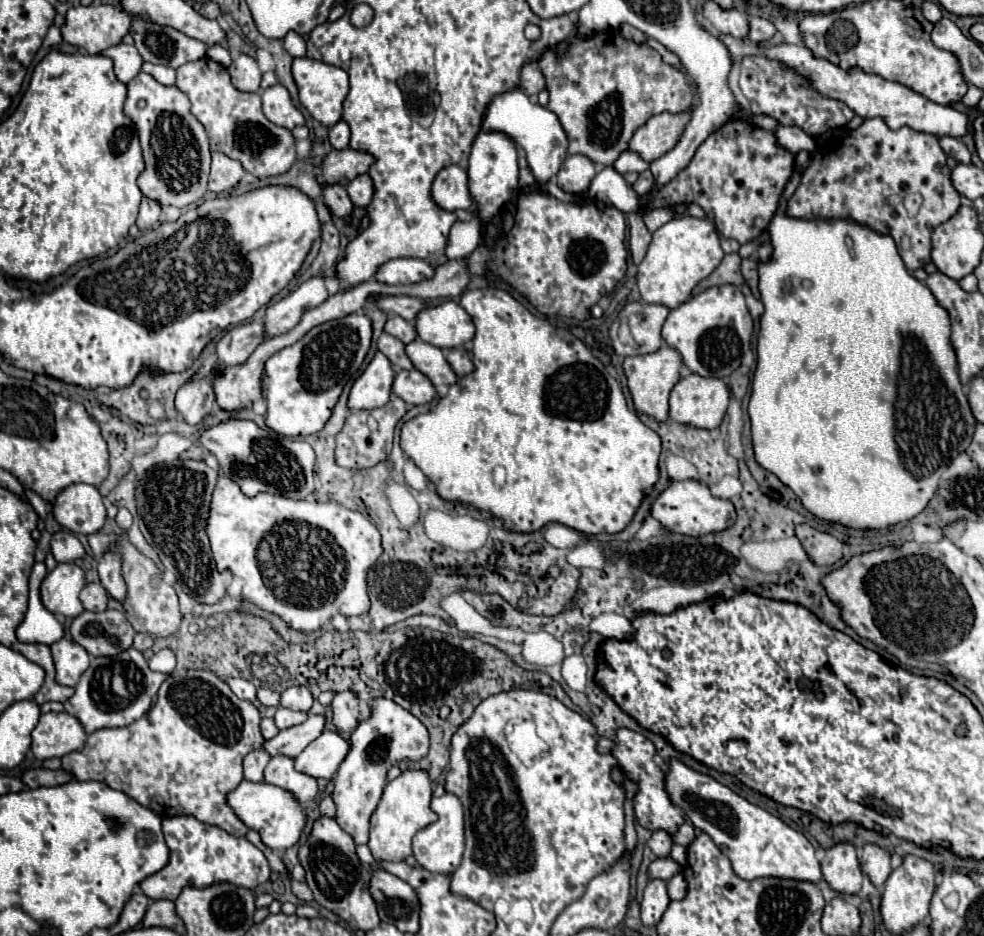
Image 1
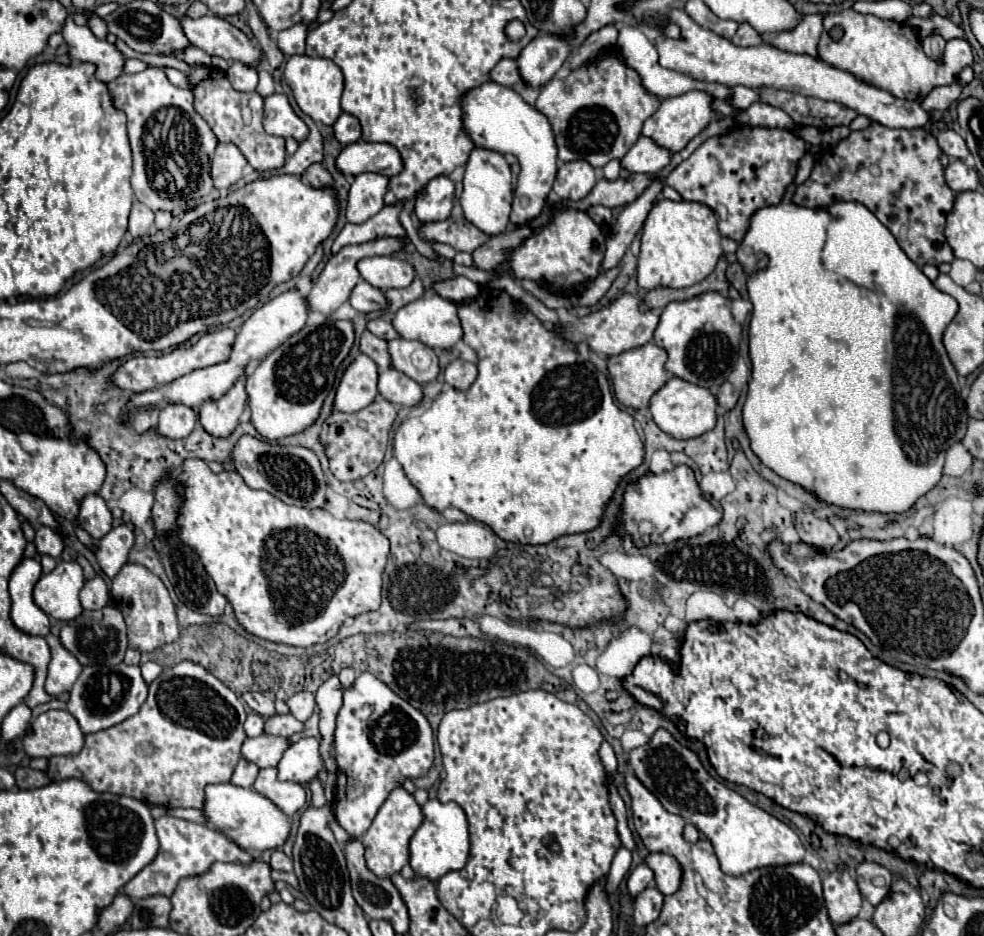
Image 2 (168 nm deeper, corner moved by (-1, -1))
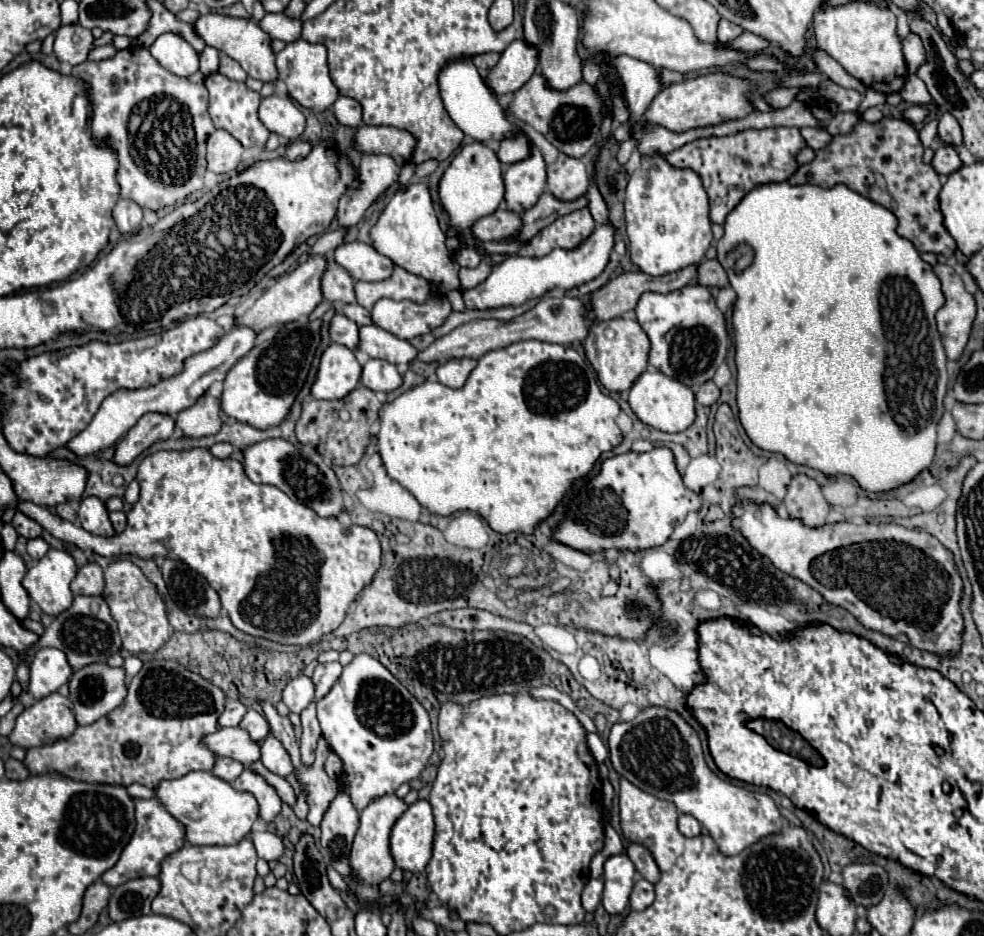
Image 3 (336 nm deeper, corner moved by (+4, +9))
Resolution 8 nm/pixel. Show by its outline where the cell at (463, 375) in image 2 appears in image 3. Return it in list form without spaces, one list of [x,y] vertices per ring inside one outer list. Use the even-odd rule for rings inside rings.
[[[450,359],[450,363],[438,365],[436,375],[442,385],[452,387],[452,389],[460,389],[466,383],[466,379],[474,367],[476,367],[474,359]]]

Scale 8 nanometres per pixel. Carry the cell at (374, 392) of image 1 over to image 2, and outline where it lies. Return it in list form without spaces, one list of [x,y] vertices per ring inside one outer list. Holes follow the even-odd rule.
[[[359,355],[345,371],[337,395],[335,395],[335,409],[345,413],[355,413],[367,405],[371,405],[377,397],[377,365],[367,355]]]

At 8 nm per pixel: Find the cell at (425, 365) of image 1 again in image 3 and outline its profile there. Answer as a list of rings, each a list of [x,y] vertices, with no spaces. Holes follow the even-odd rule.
[[[376,325],[358,327],[358,349],[394,365],[408,365],[418,353],[408,341],[398,339]]]

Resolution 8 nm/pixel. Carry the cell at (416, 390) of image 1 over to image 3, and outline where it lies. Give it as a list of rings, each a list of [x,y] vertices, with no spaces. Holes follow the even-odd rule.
[[[368,359],[362,365],[360,383],[372,391],[394,391],[402,385],[402,375],[398,373],[396,365],[386,363],[382,359]]]

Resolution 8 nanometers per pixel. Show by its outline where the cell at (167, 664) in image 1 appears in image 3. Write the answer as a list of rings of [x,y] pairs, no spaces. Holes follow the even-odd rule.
[[[128,655],[126,659],[124,659],[124,671],[126,671],[126,681],[130,681],[138,671],[140,671],[140,667],[142,667],[142,661],[136,657],[136,655]]]

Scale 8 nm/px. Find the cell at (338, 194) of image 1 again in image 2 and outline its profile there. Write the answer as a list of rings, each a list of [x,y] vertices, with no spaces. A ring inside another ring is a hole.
[[[319,163],[311,165],[311,167],[303,173],[301,181],[303,181],[305,185],[309,185],[309,187],[315,187],[315,189],[333,187],[333,183],[335,183],[335,181],[333,181],[333,177],[329,175],[329,171],[327,171],[323,165],[319,165]]]

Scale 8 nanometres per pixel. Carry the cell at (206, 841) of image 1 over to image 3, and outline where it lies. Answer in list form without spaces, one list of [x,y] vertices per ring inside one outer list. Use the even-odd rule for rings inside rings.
[[[132,797],[132,801],[134,801],[134,807],[136,807],[136,815],[134,815],[136,827],[134,827],[134,833],[132,833],[128,845],[122,849],[118,863],[114,867],[110,867],[108,871],[104,871],[102,877],[100,877],[110,887],[116,887],[118,883],[126,883],[126,881],[142,877],[142,875],[158,877],[162,859],[186,845],[182,823],[178,823],[156,799]]]

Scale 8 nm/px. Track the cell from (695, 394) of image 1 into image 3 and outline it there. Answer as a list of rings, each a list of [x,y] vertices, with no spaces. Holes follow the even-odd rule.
[[[656,369],[644,371],[634,381],[634,385],[630,387],[630,393],[628,393],[628,405],[644,425],[650,425],[650,427],[654,427],[658,431],[666,431],[666,433],[686,431],[686,427],[690,427],[690,423],[694,421],[694,415],[696,415],[694,393],[690,391],[690,387],[678,383],[676,379],[662,375]]]

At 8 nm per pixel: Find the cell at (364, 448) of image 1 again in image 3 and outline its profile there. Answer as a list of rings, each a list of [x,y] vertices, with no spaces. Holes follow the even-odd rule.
[[[358,385],[354,391],[350,391],[344,399],[334,399],[334,401],[318,401],[318,399],[304,399],[302,401],[302,413],[300,419],[296,421],[296,439],[302,445],[312,445],[324,459],[328,459],[332,465],[356,465],[364,449],[370,441],[370,425],[378,419],[378,409],[382,403],[378,401],[376,393],[370,391],[368,387]],[[344,409],[348,411],[348,421],[340,419],[338,411]]]

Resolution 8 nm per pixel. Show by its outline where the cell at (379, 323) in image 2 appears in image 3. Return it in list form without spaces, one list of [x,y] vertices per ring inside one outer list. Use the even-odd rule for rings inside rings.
[[[358,303],[344,305],[344,307],[342,307],[342,313],[344,313],[348,319],[356,321],[358,325],[370,325],[370,323],[372,323],[372,319],[370,319],[370,311],[364,309],[364,307],[360,307]]]

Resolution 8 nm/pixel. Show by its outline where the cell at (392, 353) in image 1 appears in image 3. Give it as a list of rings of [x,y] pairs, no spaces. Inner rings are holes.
[[[336,313],[330,321],[330,341],[338,343],[338,345],[346,345],[348,349],[356,351],[358,345],[358,325],[350,319],[346,319],[346,315]]]

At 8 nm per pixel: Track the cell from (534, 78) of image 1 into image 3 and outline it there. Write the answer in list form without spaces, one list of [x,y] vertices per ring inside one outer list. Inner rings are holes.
[[[482,53],[482,55],[474,55],[474,57],[470,57],[470,59],[472,59],[472,63],[478,67],[480,73],[486,73],[488,69],[492,69],[492,67],[498,63],[500,53]]]

